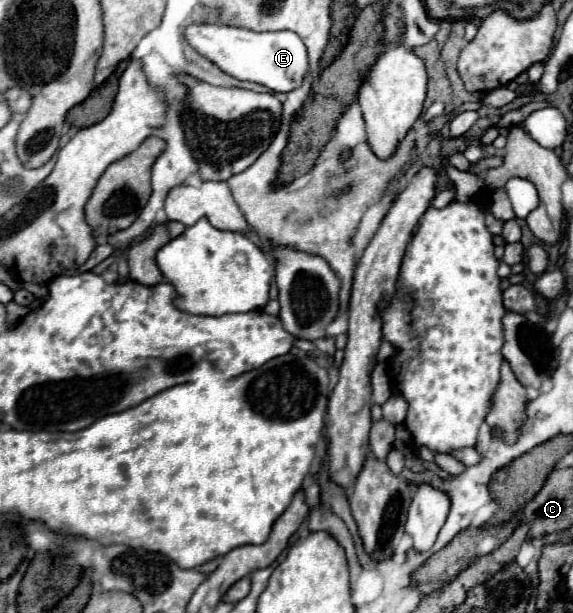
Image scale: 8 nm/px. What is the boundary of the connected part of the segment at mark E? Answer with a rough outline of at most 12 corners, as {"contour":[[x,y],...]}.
{"contour":[[191,23],[187,43],[223,73],[285,93],[309,71],[293,31]]}

